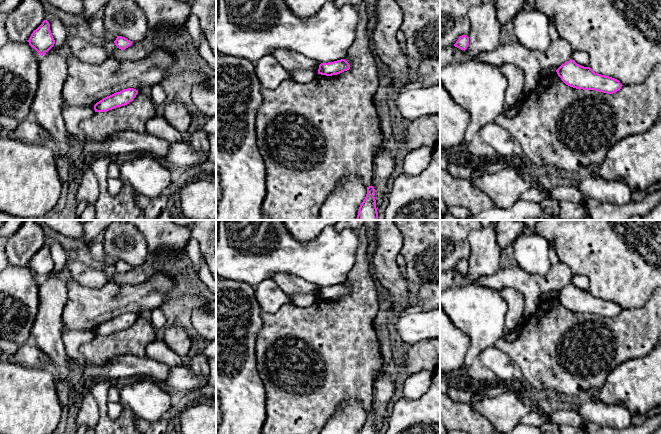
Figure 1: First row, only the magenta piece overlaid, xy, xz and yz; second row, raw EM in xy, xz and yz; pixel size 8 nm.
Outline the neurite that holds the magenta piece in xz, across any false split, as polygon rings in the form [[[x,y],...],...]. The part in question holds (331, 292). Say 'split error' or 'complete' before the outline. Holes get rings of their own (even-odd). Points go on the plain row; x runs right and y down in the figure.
complete | [[[341,283],[334,286],[321,287],[319,289],[318,298],[332,300],[340,298],[349,293],[349,287],[345,283]]]

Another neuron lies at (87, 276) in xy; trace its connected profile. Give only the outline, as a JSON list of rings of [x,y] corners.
[[[67,261],[67,267],[71,277],[83,287],[101,288],[108,279],[102,270],[97,270],[80,261]]]

